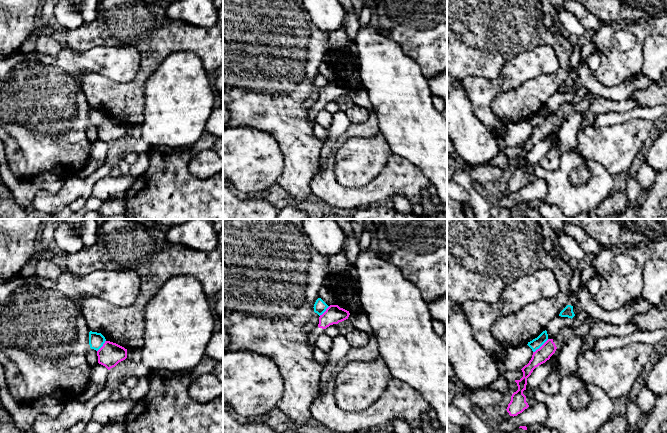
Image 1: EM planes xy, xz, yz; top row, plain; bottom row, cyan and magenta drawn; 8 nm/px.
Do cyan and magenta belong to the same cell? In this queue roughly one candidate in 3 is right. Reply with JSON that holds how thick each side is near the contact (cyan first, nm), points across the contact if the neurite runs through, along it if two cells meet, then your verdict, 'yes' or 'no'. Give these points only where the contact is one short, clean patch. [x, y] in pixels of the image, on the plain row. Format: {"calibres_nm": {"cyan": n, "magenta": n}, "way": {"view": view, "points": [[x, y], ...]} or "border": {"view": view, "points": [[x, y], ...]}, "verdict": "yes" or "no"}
{"calibres_nm": {"cyan": 90, "magenta": 120}, "border": {"view": "yz", "points": [[548, 115], [533, 128]]}, "verdict": "no"}

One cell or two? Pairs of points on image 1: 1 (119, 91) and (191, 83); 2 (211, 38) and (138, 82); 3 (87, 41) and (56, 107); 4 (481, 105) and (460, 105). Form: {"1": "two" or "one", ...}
{"1": "two", "2": "one", "3": "two", "4": "two"}

